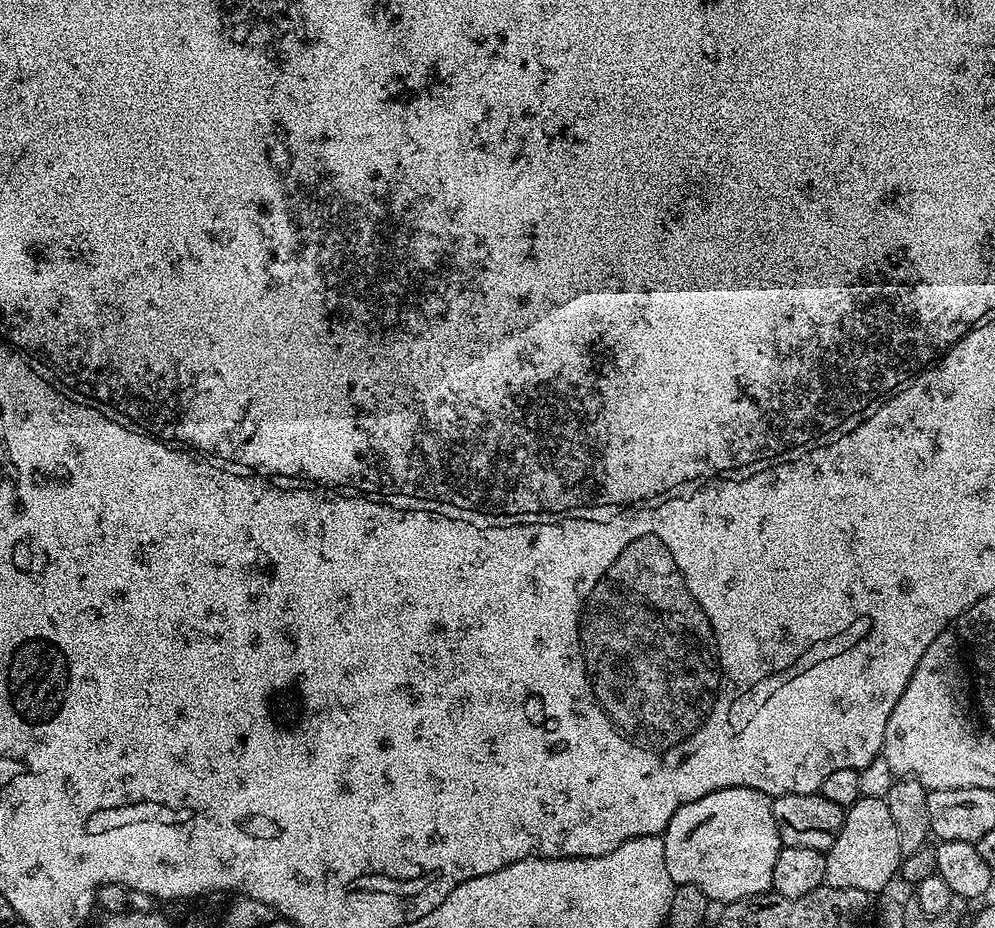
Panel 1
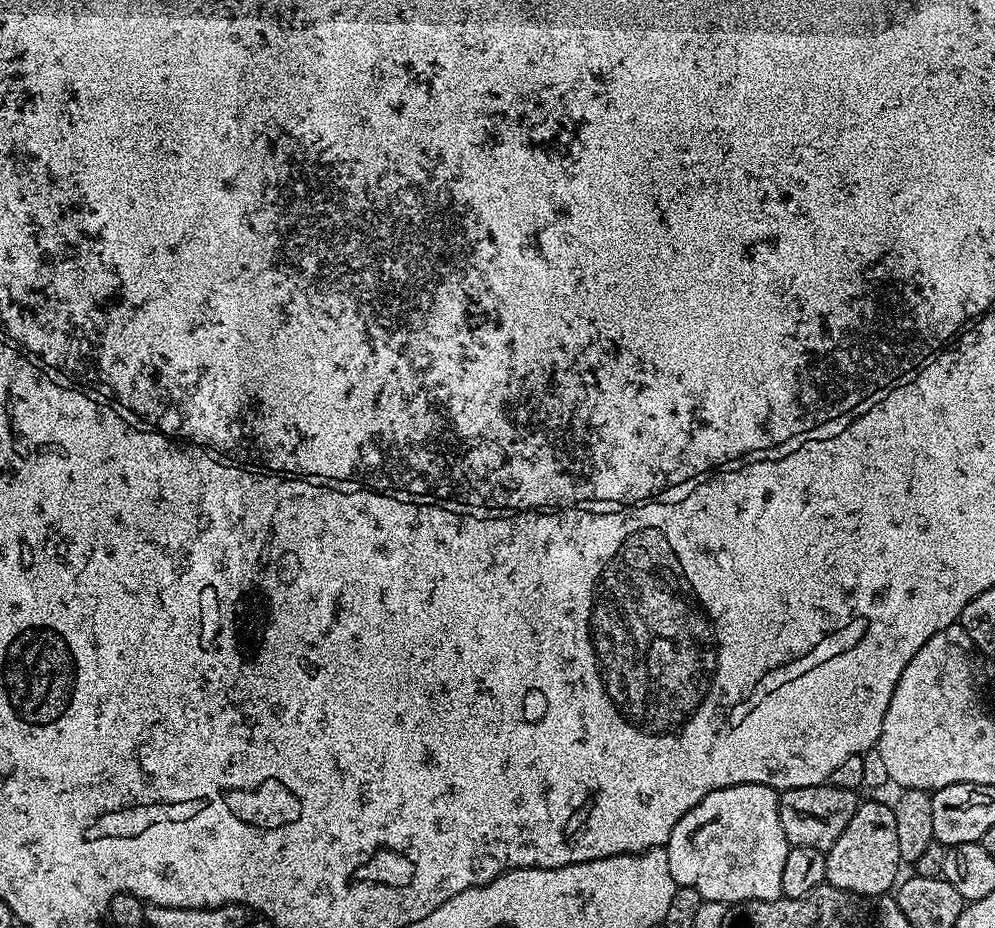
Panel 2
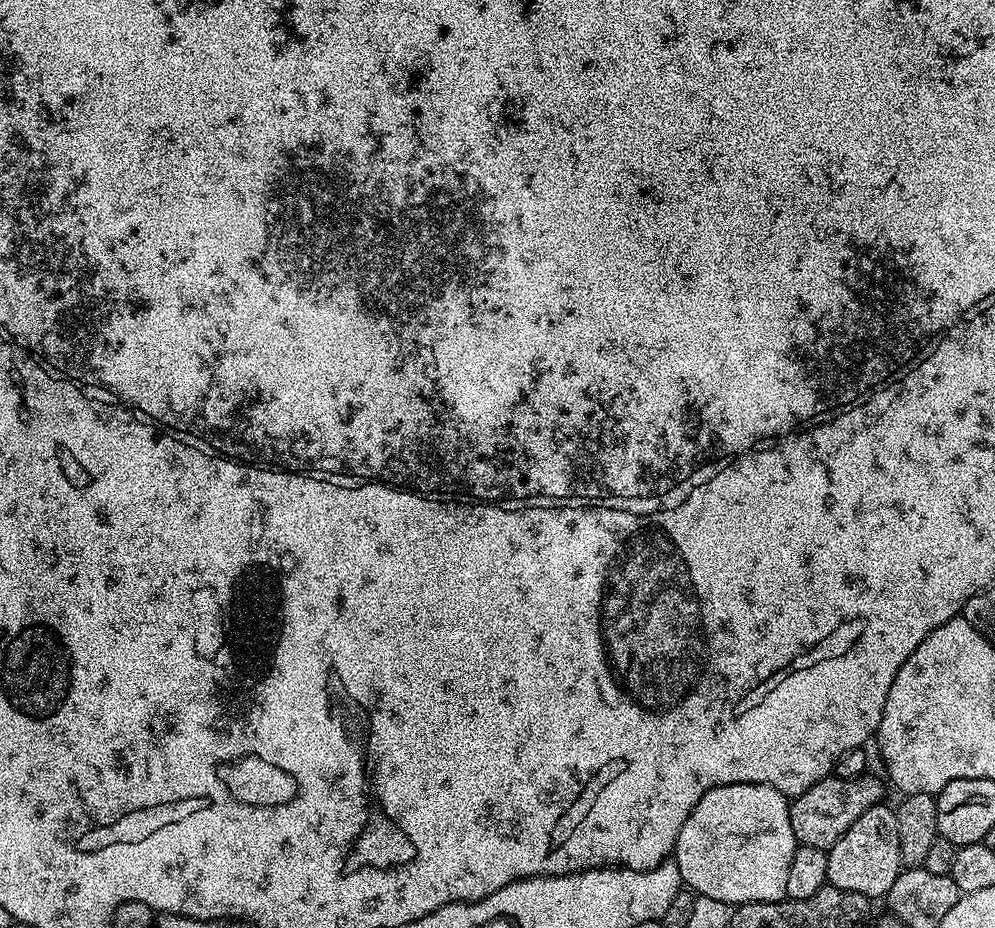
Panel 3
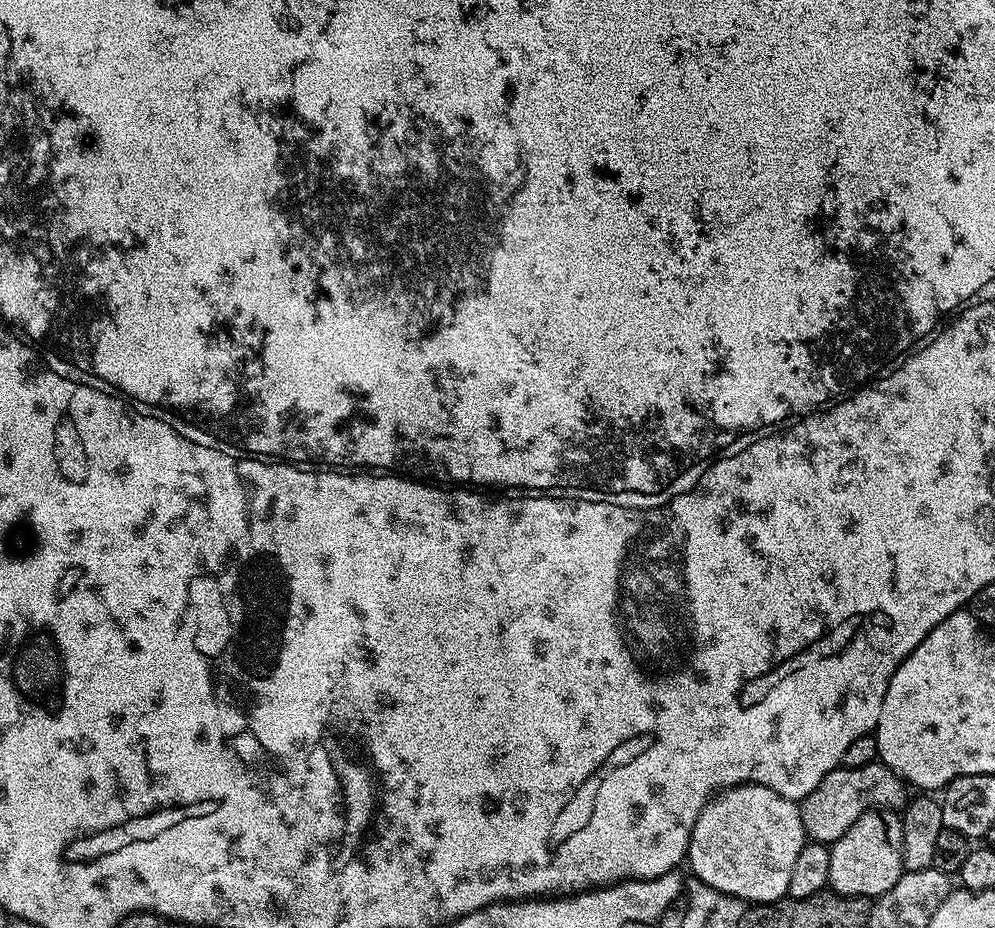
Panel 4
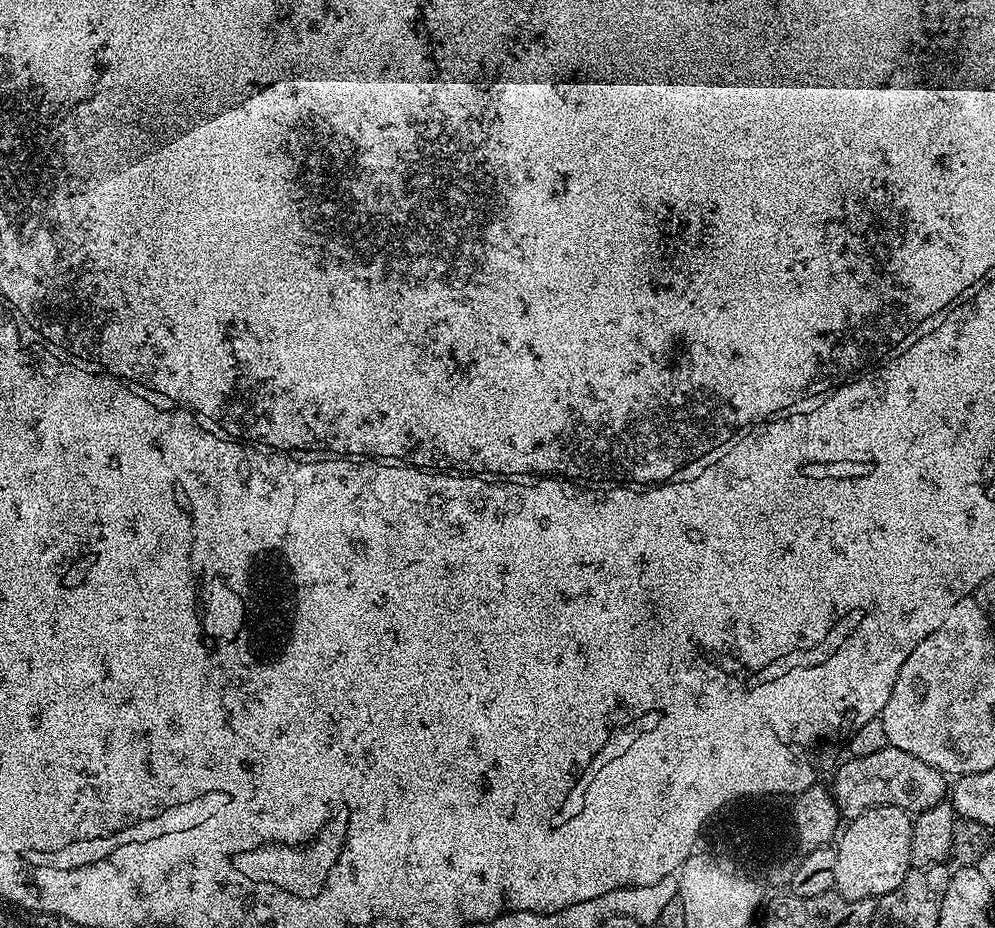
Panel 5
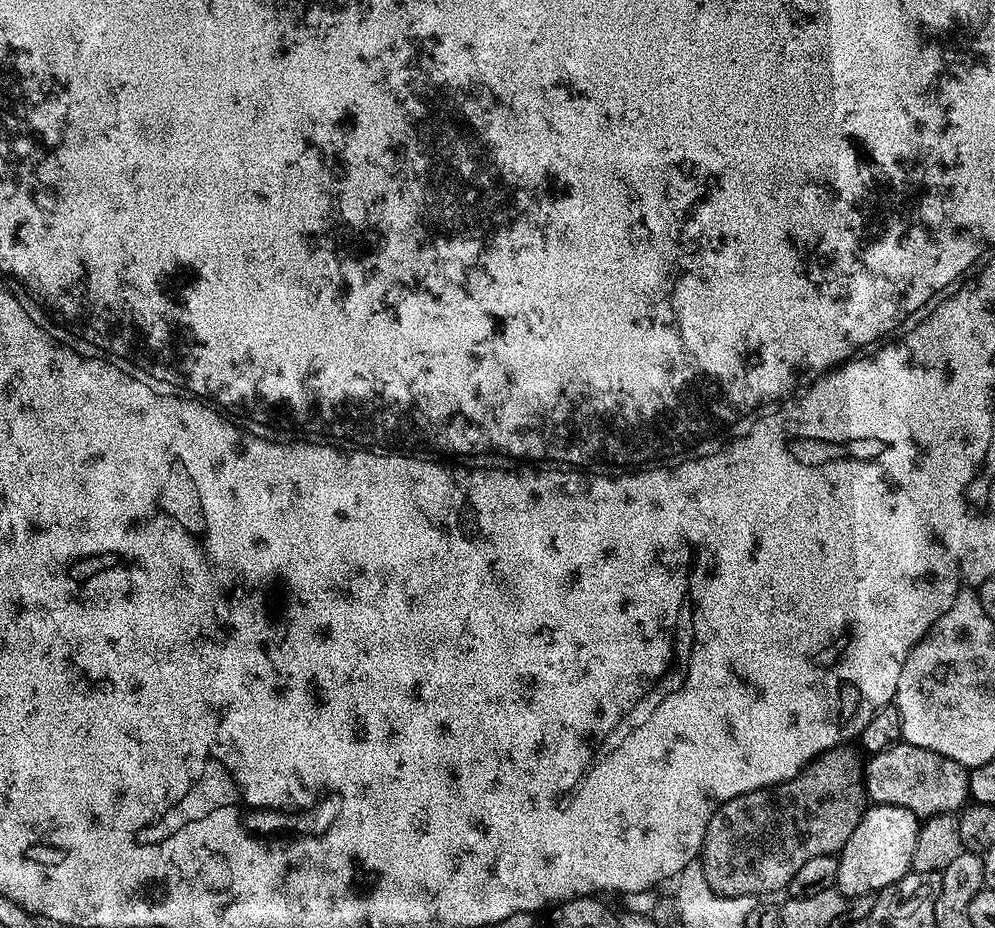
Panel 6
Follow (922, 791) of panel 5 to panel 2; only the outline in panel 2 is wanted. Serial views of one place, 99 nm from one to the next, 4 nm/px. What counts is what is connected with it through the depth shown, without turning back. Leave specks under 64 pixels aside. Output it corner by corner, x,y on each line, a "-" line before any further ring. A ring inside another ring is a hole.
830,782
809,788
786,788
779,793
780,821
789,845
801,848
810,846
827,850
842,838
842,830
850,826
856,808
862,802
856,792
842,790

